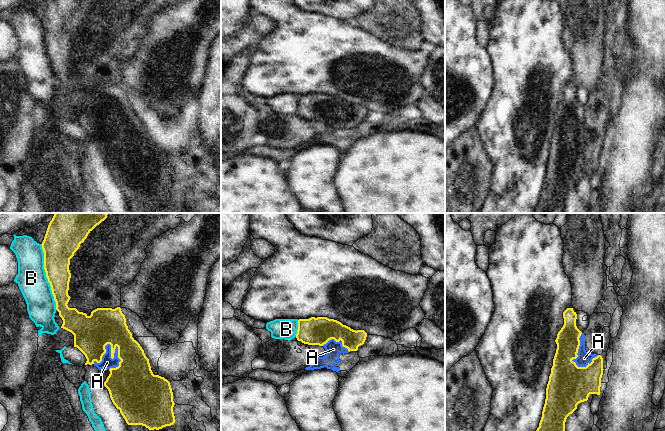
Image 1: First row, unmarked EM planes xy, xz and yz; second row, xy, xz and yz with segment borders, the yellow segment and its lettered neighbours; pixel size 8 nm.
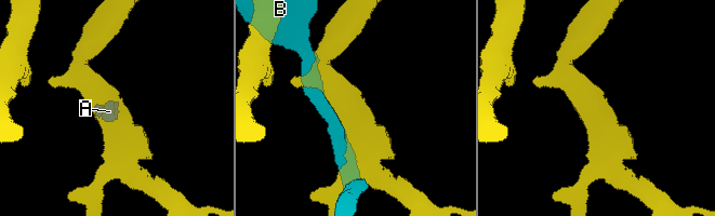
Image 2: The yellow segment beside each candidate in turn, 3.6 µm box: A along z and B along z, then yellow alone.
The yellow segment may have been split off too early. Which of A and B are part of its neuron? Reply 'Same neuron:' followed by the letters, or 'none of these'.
Same neuron: A

